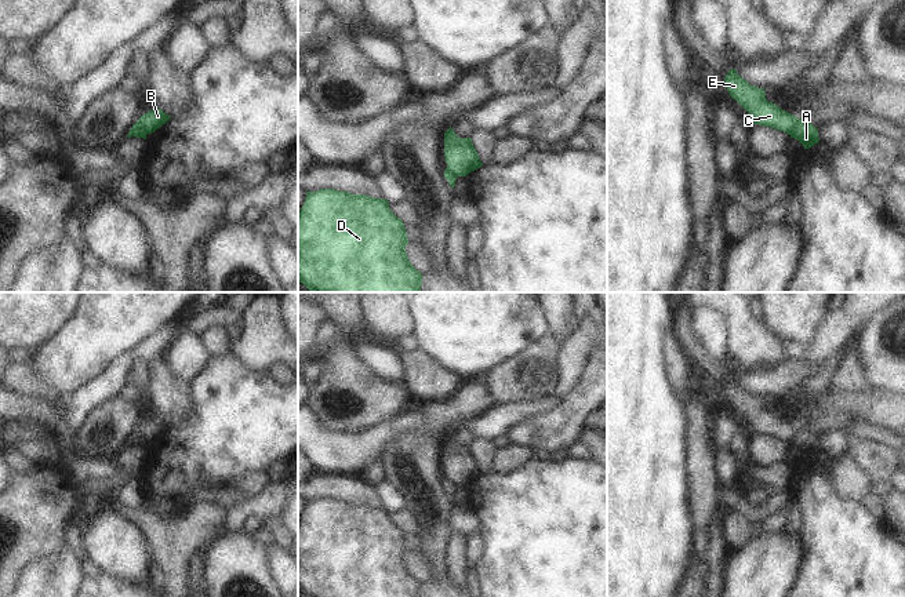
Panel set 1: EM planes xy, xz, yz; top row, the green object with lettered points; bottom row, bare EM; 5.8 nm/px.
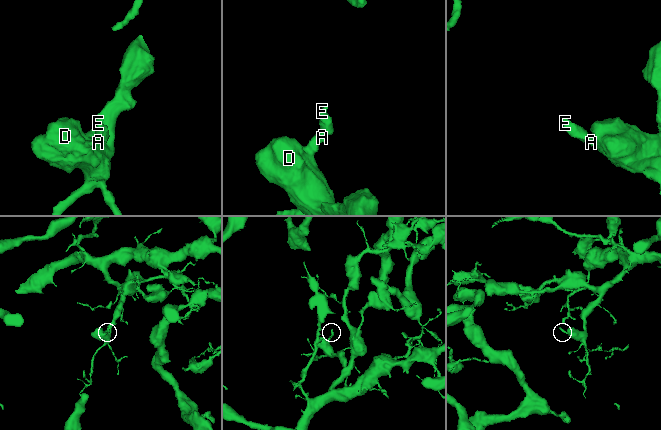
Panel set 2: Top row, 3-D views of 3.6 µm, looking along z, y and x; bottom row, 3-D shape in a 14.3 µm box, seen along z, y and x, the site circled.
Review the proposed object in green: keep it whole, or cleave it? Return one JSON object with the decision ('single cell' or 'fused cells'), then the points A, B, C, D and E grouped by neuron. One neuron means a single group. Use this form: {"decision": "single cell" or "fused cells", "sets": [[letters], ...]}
{"decision": "fused cells", "sets": [["A", "D"], ["B", "C", "E"]]}

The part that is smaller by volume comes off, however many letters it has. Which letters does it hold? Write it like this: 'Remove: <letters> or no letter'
Remove: B, C, E

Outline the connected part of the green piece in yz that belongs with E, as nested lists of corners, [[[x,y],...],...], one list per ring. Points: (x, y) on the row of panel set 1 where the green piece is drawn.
[[[735,69],[728,70],[722,85],[748,112],[749,123],[771,127],[792,135],[797,117],[768,102],[764,88],[750,85]]]

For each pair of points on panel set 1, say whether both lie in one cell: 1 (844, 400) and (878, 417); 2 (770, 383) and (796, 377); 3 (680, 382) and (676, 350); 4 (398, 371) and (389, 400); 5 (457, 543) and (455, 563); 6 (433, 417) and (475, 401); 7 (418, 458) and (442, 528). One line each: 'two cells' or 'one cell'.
1: one cell
2: one cell
3: one cell
4: two cells
5: one cell
6: one cell
7: one cell

